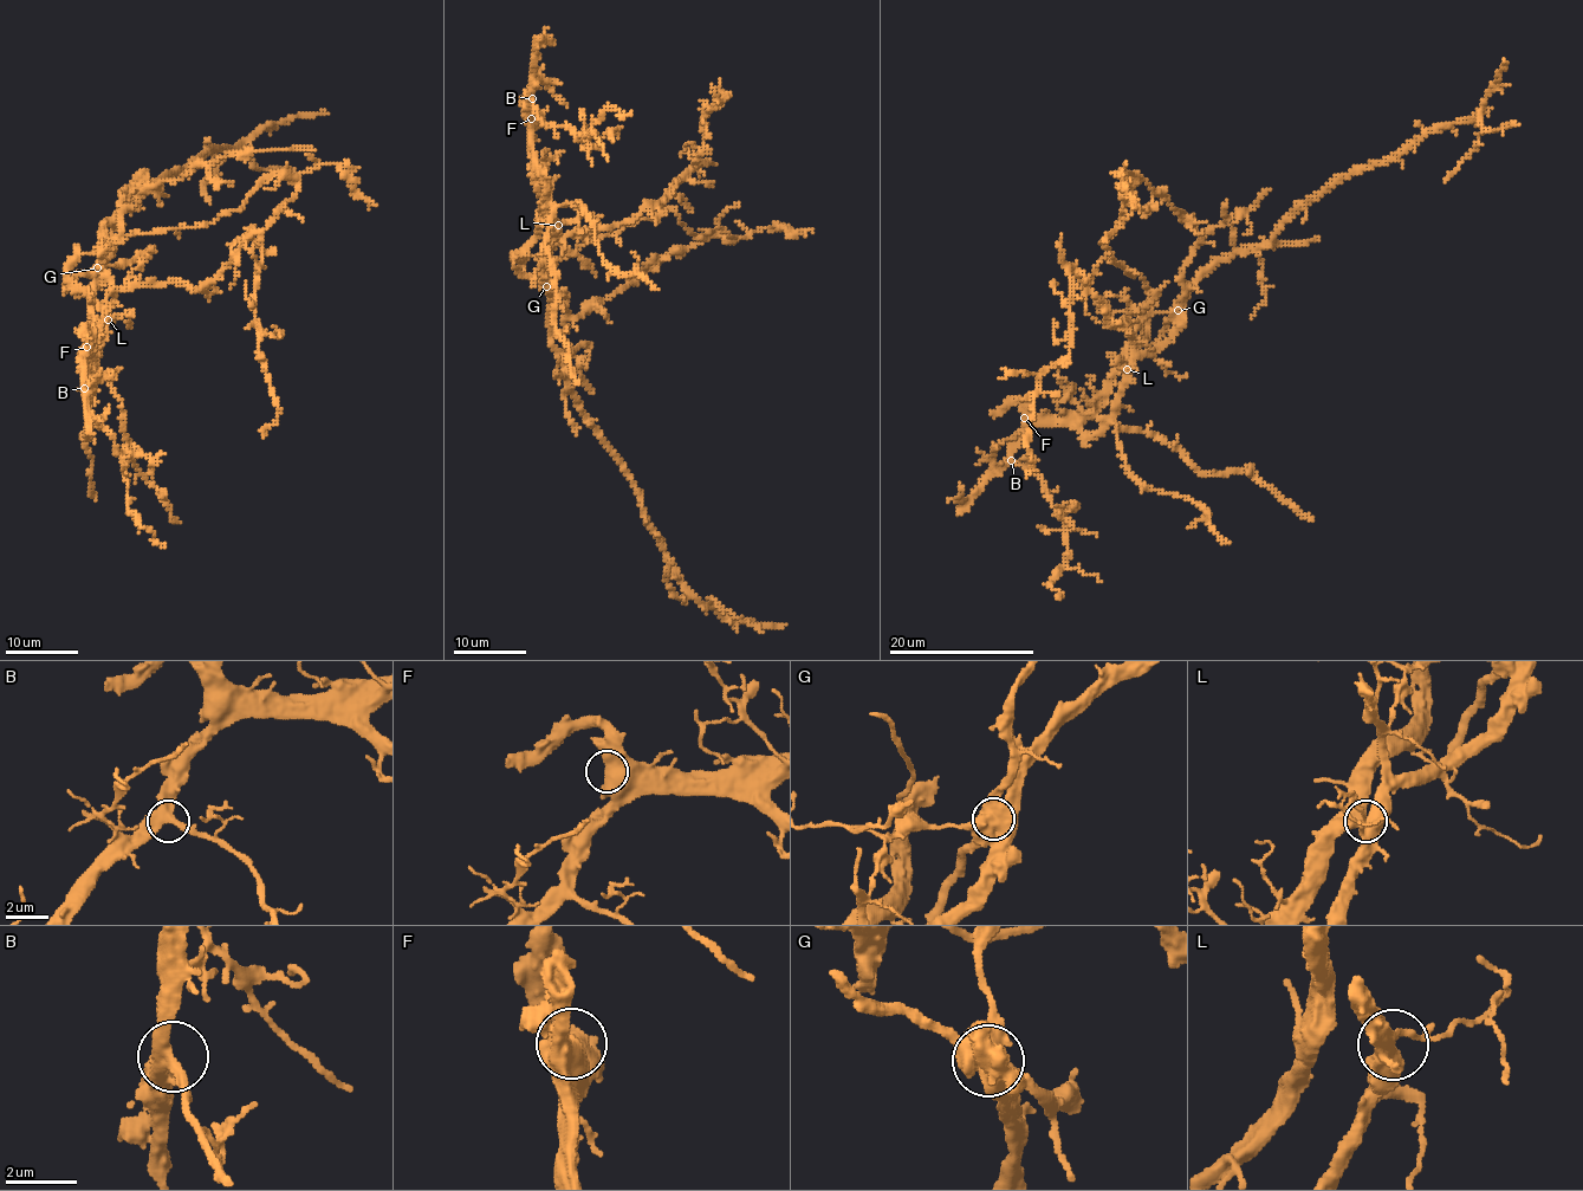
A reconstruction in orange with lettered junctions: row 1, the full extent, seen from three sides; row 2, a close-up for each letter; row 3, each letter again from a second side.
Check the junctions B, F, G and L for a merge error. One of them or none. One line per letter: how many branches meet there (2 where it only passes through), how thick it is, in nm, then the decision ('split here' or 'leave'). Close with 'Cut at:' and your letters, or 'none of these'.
B: 3 | 420 nm | leave
F: 3 | 500 nm | leave
G: 2 | 750 nm | split here
L: 3 | 440 nm | leave
Cut at: G

